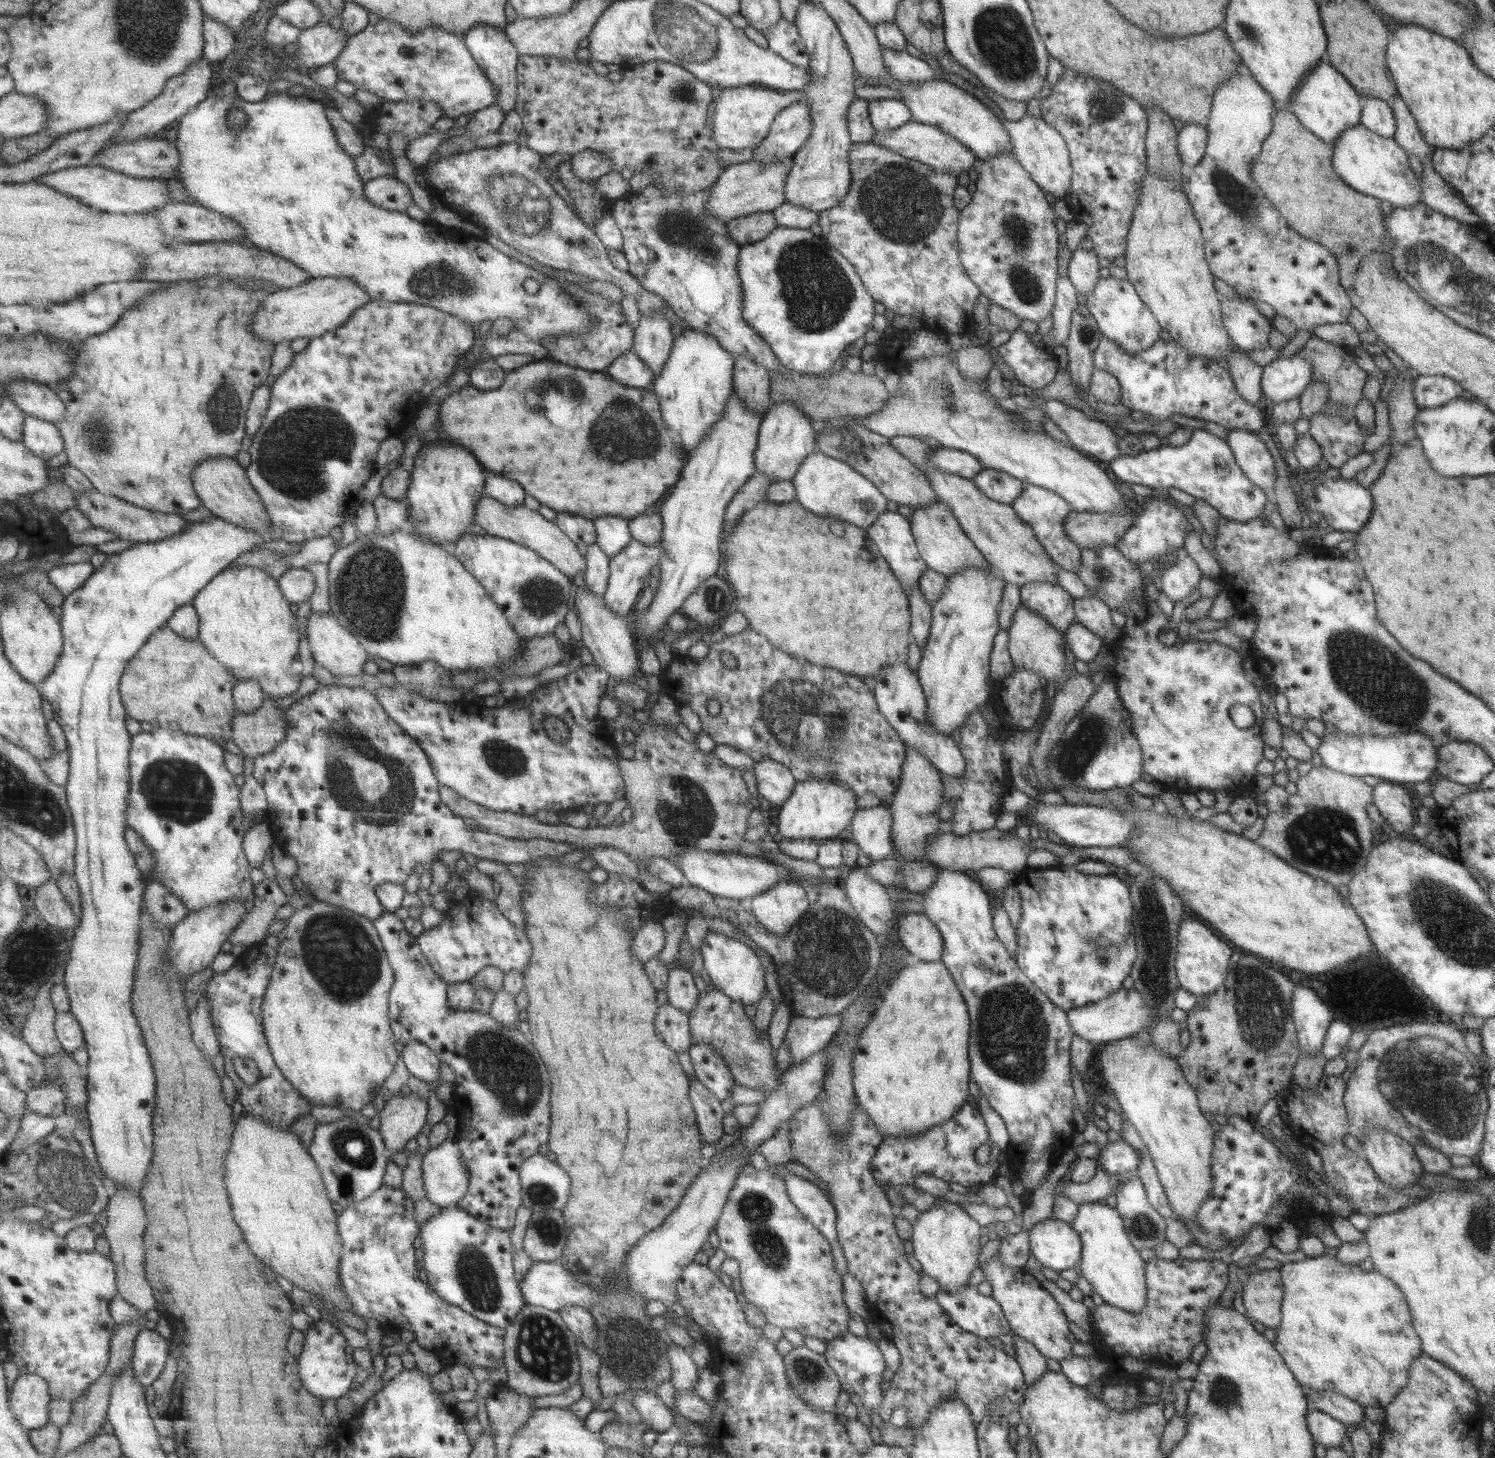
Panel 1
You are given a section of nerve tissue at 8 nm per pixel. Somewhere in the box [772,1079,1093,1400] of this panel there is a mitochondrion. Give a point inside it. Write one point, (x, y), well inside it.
(809, 1372)

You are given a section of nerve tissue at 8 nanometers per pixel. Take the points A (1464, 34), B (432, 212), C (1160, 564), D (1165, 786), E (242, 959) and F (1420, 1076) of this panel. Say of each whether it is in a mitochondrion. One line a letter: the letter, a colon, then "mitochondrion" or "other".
A: other
B: other
C: other
D: other
E: other
F: mitochondrion

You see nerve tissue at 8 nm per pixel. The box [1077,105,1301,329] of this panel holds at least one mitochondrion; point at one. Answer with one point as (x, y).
(1234, 194)

